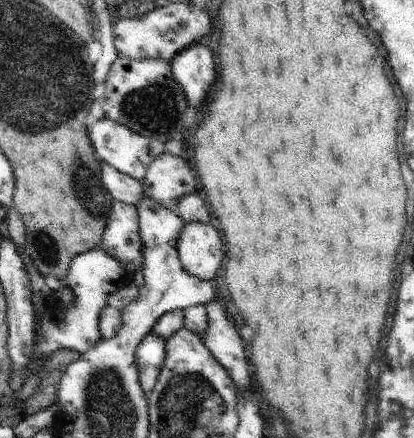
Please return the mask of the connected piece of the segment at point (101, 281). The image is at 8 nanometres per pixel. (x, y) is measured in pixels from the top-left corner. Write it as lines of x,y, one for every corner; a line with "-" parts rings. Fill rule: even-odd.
96,248
76,256
70,262
68,276
66,277
67,286
74,291
75,301
69,309
62,311
59,308
59,303
53,296
51,297
50,305
44,312
41,324
35,325
35,327
40,326
42,332
36,335
35,331
33,356
31,362
27,365
25,378
31,371
40,372
45,363
45,358
49,357
55,350
70,349
82,354
96,347
98,342
103,339
99,324
102,311
108,305
108,296
131,283
132,274
134,274
134,270
130,264
111,255
106,249
-
35,350
39,352
36,355
34,355

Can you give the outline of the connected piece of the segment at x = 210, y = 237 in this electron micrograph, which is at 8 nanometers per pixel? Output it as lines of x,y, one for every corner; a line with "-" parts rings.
185,223
177,244
183,269
203,281
214,282
224,258
220,234
202,223

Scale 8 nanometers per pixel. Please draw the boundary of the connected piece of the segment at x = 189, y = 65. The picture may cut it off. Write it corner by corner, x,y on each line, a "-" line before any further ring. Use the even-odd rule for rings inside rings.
194,44
182,54
177,54
170,66
174,80
186,94
188,106
200,110
204,98
210,94
216,82
216,64
212,52
202,44

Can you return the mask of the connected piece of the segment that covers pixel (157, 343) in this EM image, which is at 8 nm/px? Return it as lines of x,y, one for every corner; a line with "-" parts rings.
148,333
135,350
135,363
138,369
138,380
143,395
148,399
155,387
158,375
165,363
165,340

